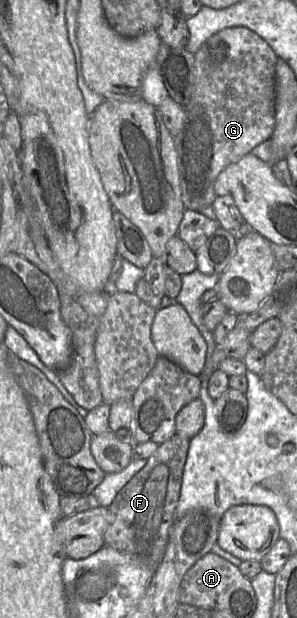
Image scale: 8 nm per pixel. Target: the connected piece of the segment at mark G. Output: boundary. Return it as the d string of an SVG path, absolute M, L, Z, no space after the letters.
M228 27L208 38L197 50L193 66L193 94L184 108L185 120L175 135L181 199L188 210L200 212L217 197L214 183L230 164L271 138L275 127L275 67L278 56L258 34L246 27Z

